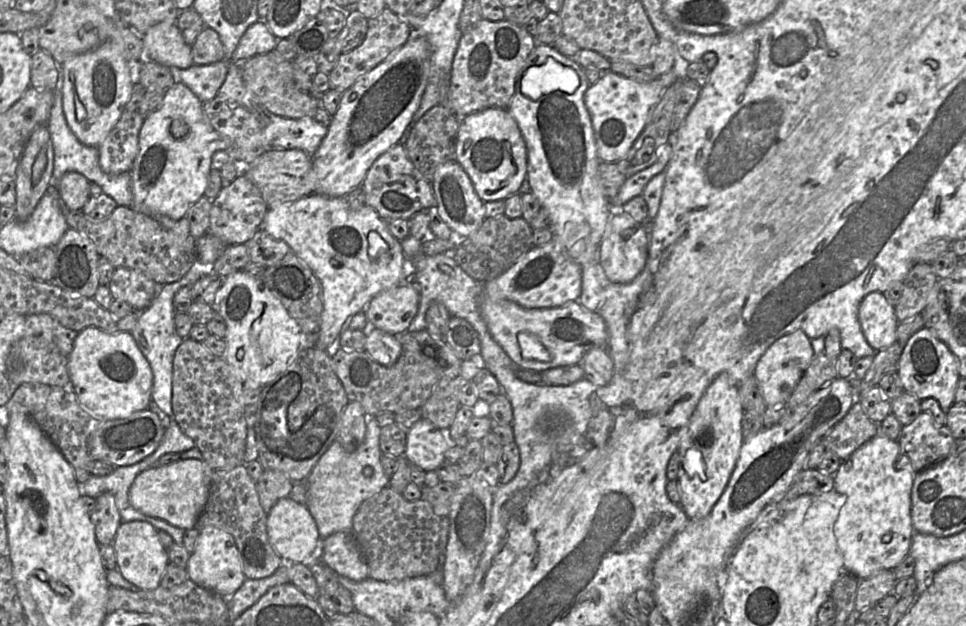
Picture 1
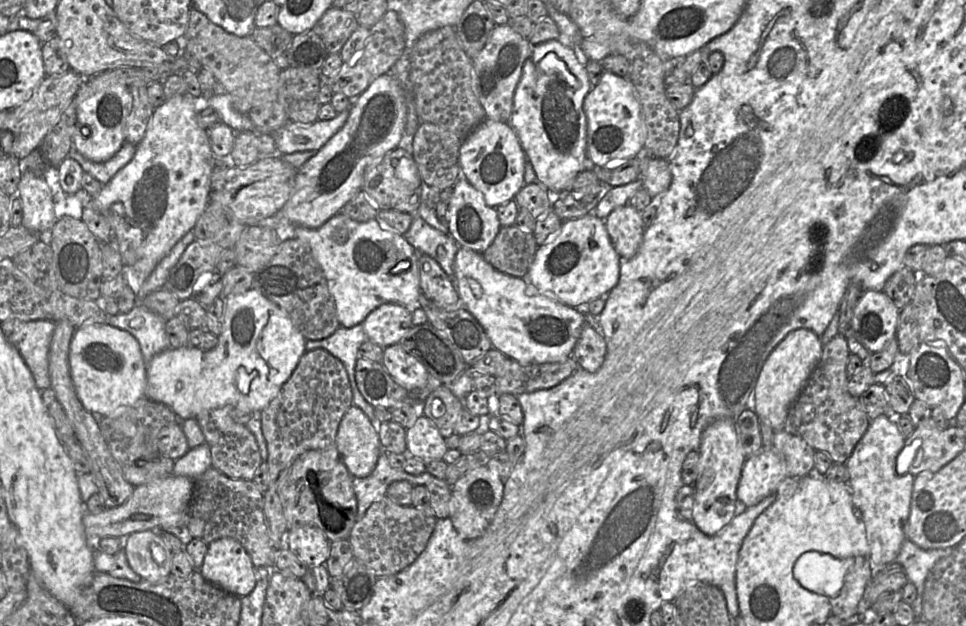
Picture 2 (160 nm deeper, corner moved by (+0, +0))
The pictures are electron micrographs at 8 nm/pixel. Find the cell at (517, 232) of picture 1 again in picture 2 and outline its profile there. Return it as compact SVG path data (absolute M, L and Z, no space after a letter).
M515 224L501 227L482 255L496 270L521 278L527 276L537 249L534 233Z

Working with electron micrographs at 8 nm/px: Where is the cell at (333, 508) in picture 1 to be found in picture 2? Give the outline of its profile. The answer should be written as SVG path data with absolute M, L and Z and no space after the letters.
M381 447L381 454L372 474L366 478L353 478L353 489L357 498L357 521L364 517L372 503L386 496L387 488L391 483L405 480L413 486L426 485L432 478L435 477L427 471L421 475L412 475L403 469L394 469Z

